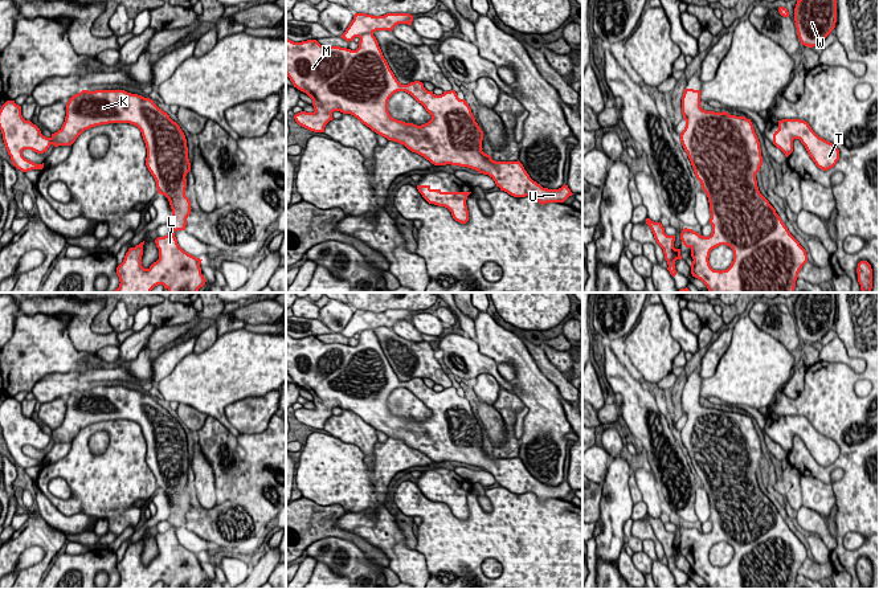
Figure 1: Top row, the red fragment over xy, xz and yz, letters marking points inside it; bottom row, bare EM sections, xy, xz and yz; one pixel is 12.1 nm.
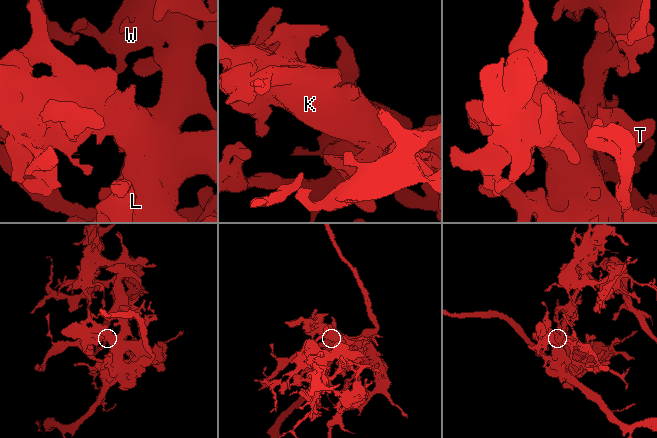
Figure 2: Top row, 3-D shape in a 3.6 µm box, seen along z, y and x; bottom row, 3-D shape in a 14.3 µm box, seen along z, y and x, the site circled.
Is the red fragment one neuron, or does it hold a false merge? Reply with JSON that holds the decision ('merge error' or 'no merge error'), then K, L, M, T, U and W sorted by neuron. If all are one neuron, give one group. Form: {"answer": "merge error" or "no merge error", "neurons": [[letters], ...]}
{"answer": "no merge error", "neurons": [["K", "L", "M", "T", "U", "W"]]}

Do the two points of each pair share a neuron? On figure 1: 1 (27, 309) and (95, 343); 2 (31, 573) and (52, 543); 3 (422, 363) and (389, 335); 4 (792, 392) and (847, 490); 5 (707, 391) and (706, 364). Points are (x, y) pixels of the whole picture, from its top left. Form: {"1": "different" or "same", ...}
{"1": "same", "2": "same", "3": "same", "4": "different", "5": "different"}

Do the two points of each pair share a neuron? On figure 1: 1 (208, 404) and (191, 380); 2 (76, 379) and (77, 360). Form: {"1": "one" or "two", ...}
{"1": "one", "2": "two"}

